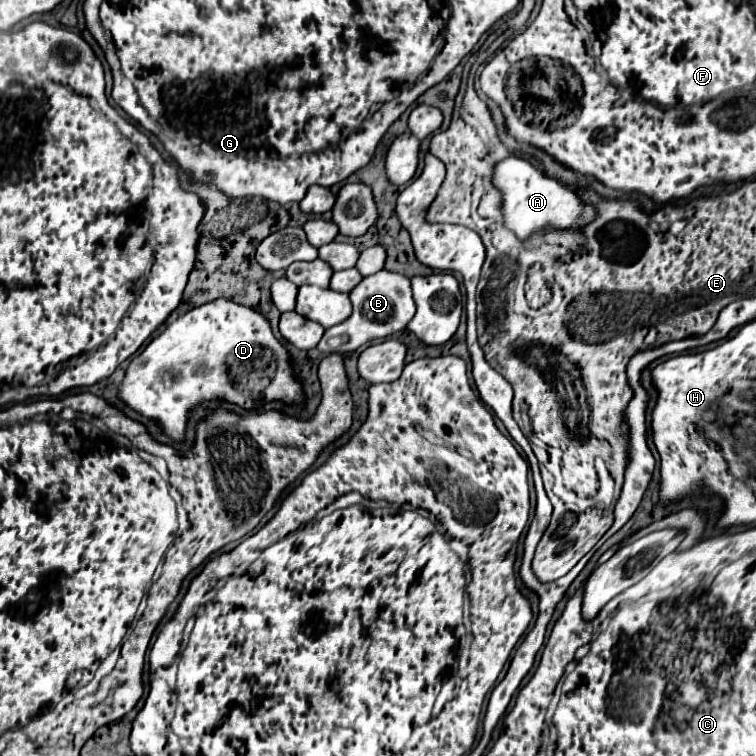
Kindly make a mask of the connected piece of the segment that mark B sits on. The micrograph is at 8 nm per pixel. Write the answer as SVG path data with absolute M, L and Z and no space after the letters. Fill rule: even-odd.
M380 270L380 272L364 278L350 292L350 300L354 306L352 316L325 330L320 344L317 346L317 349L322 350L324 354L332 354L332 352L346 354L372 340L392 336L394 332L404 330L416 312L416 304L414 304L412 290L410 290L410 278L406 278L398 272L388 272L388 270Z

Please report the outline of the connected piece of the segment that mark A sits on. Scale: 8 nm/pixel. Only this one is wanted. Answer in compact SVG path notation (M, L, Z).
M506 158L494 166L494 186L500 188L504 196L504 222L520 240L526 240L532 232L546 226L582 228L594 218L594 210L576 198L572 190L544 176L530 162L520 158Z

